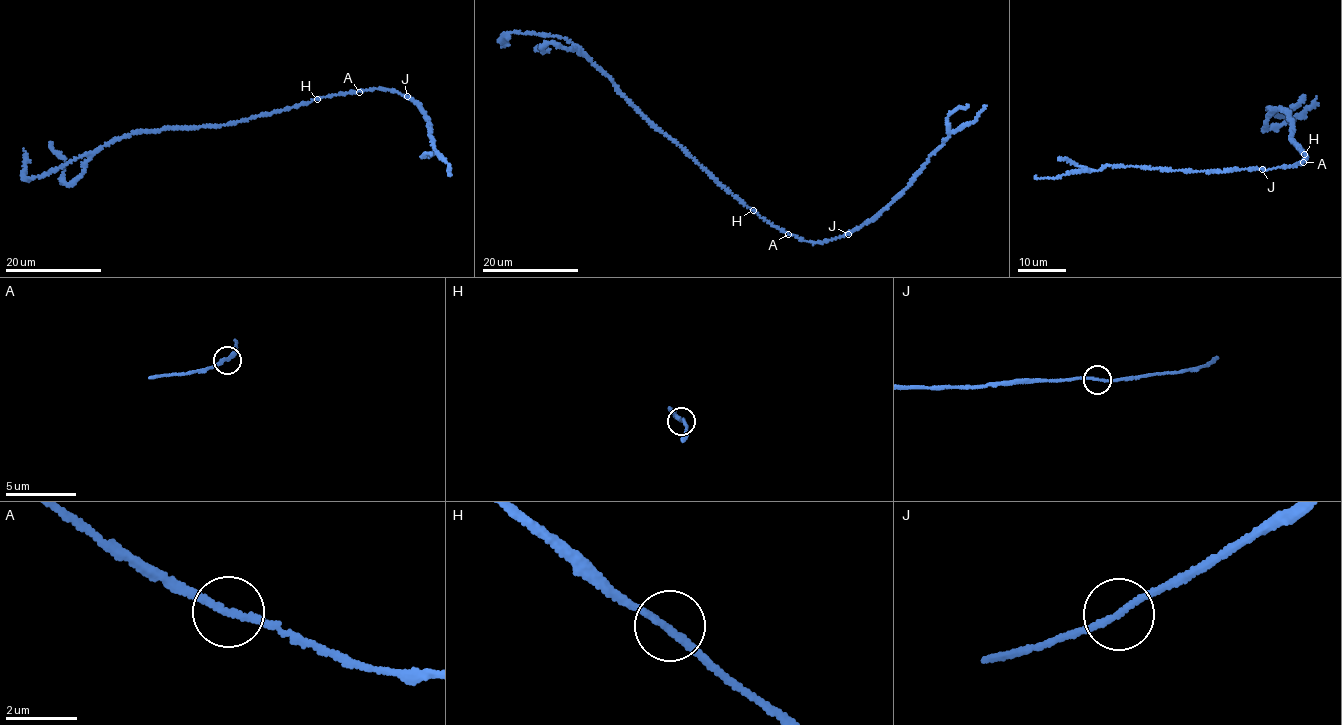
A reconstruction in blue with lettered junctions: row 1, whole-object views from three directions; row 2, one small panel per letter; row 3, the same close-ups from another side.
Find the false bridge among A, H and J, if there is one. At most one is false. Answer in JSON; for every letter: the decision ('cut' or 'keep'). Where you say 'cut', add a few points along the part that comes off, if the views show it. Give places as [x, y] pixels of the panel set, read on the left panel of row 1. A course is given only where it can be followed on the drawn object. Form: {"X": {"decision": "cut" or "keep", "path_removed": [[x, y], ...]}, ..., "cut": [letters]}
{"A": {"decision": "keep"}, "H": {"decision": "keep"}, "J": {"decision": "keep"}, "cut": []}

